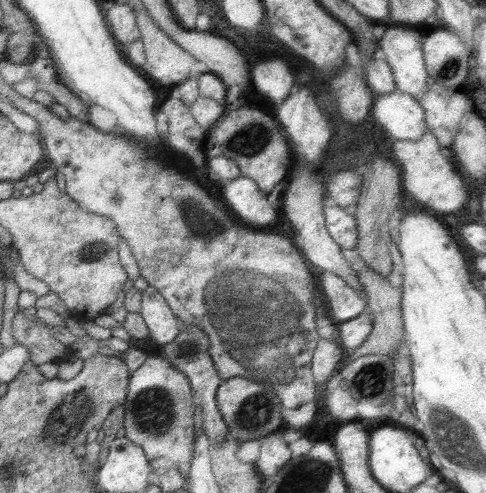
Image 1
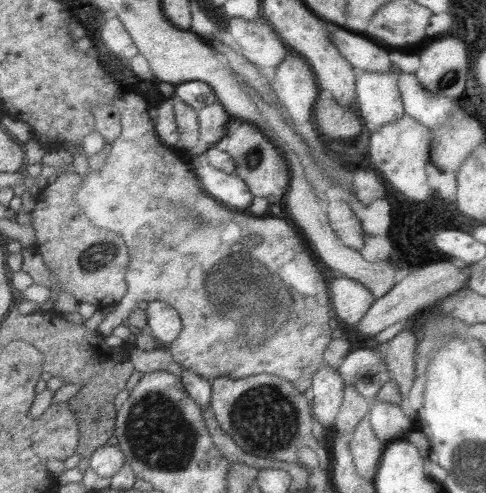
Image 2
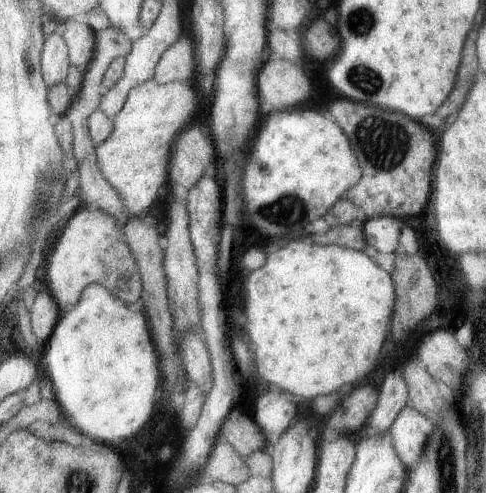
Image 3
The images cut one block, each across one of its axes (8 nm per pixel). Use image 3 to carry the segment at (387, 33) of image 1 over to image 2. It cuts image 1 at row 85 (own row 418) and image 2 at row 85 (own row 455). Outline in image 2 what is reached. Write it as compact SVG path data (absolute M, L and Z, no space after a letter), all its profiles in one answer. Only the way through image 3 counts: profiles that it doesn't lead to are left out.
M395 70L395 78L397 78L397 88L399 88L399 94L403 100L405 114L415 118L429 130L433 130L449 120L449 116L451 116L449 108L453 102L451 98L437 96L437 94L425 90L413 72L407 74L401 70Z

